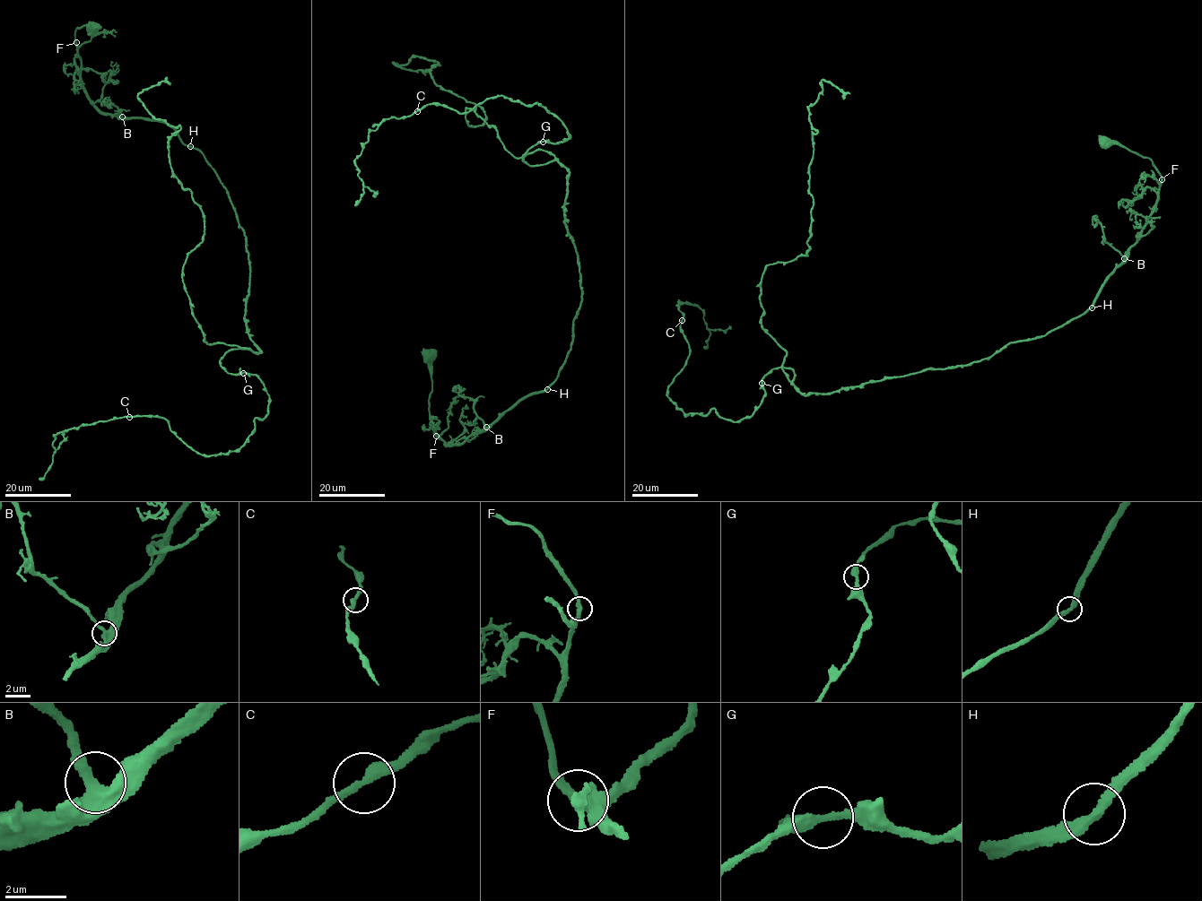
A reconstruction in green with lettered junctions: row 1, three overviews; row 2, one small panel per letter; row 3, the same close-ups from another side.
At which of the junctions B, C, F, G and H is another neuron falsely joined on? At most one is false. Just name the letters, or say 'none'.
none

